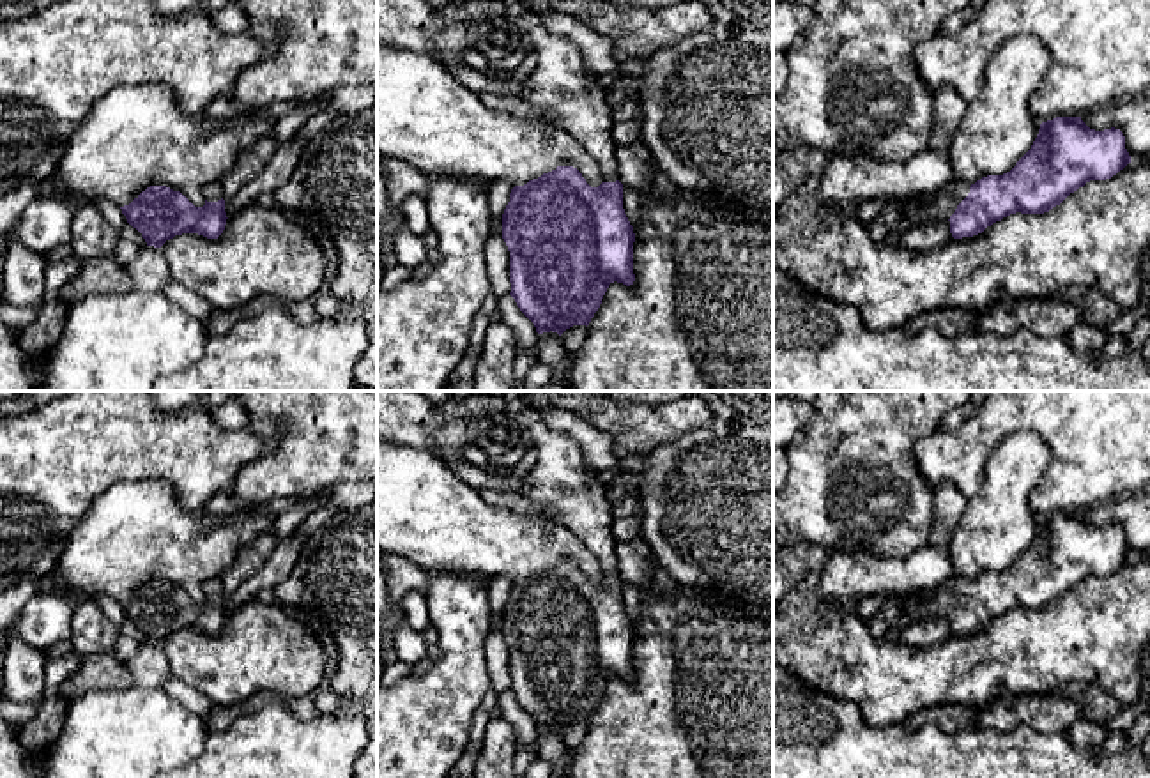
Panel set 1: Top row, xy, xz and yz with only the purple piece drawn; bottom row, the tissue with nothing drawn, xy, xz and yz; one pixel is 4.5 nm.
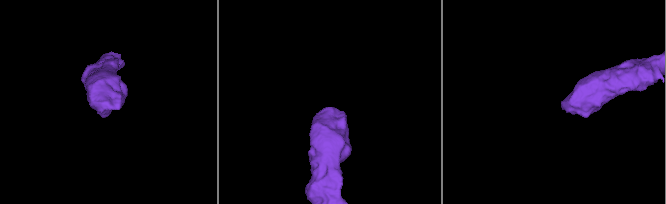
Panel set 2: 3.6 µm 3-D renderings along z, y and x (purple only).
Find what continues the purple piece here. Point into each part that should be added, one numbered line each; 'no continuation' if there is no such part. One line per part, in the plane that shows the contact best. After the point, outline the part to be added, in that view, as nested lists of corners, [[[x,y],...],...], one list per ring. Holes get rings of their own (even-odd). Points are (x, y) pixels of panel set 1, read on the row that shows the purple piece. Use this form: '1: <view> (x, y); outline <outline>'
1: yz (938, 205); outline [[[957,180],[932,194],[918,194],[915,200],[899,198],[893,230],[902,233],[932,219],[950,219],[968,193],[970,186]]]

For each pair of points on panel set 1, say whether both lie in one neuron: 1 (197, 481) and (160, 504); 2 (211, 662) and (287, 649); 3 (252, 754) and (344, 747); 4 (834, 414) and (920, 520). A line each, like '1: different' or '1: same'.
1: different
2: same
3: same
4: same

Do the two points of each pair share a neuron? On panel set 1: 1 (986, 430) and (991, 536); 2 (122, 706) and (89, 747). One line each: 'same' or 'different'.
1: different
2: same

